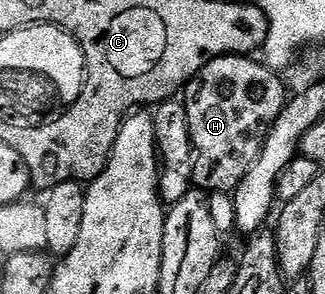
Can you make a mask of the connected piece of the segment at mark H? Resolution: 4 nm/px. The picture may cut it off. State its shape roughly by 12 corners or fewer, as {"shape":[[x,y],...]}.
{"shape":[[244,55],[202,69],[186,103],[193,186],[233,192],[288,102]]}

